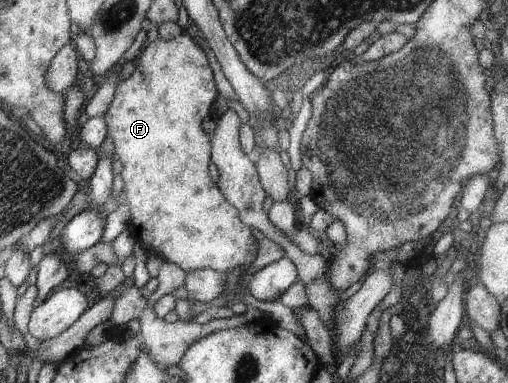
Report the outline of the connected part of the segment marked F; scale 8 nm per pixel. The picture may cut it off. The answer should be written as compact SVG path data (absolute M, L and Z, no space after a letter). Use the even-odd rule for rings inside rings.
M190 31L183 32L169 41L162 40L158 35L154 41L148 41L144 51L140 53L142 54L138 57L138 66L127 79L118 83L118 86L115 87L112 99L102 115L105 126L107 127L106 136L112 137L113 149L114 153L116 153L113 157L120 160L123 164L120 175L129 207L129 220L127 221L126 229L132 232L136 241L141 243L142 248L145 249L148 254L161 257L164 261L176 265L176 267L179 267L186 273L200 268L208 268L209 270L216 270L224 274L234 268L245 268L254 260L258 244L252 237L252 234L250 234L251 228L240 221L236 208L226 201L226 198L220 193L220 190L216 187L216 184L212 182L208 174L208 163L211 162L211 143L209 137L202 130L200 123L202 123L204 116L210 114L210 104L214 97L216 97L217 91L214 86L212 71L206 60L206 55L202 48L197 46Z

